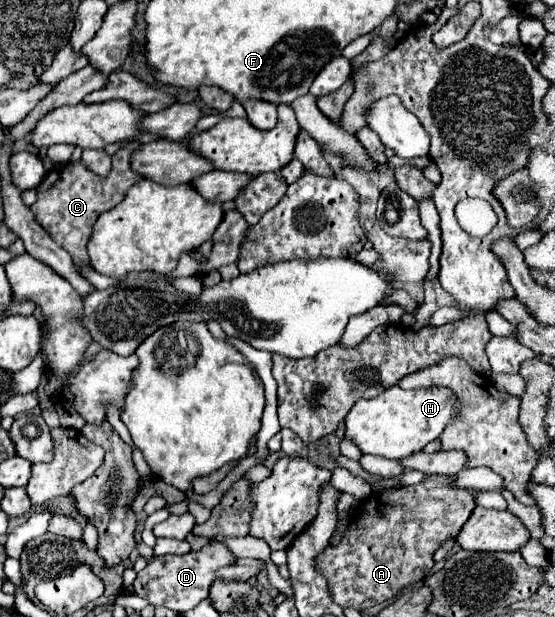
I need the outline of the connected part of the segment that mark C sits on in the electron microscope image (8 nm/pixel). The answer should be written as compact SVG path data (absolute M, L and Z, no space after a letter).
M133 140L125 144L121 150L117 150L113 156L111 172L107 176L97 176L95 172L89 172L89 168L85 168L85 162L79 160L55 166L37 186L37 202L31 206L31 212L35 220L45 228L45 232L71 254L73 264L77 268L81 268L83 264L91 266L87 254L87 242L99 214L115 208L115 204L119 204L125 198L127 190L135 182L139 182L141 176L137 176L133 168L129 168L129 160L139 146L141 142Z

